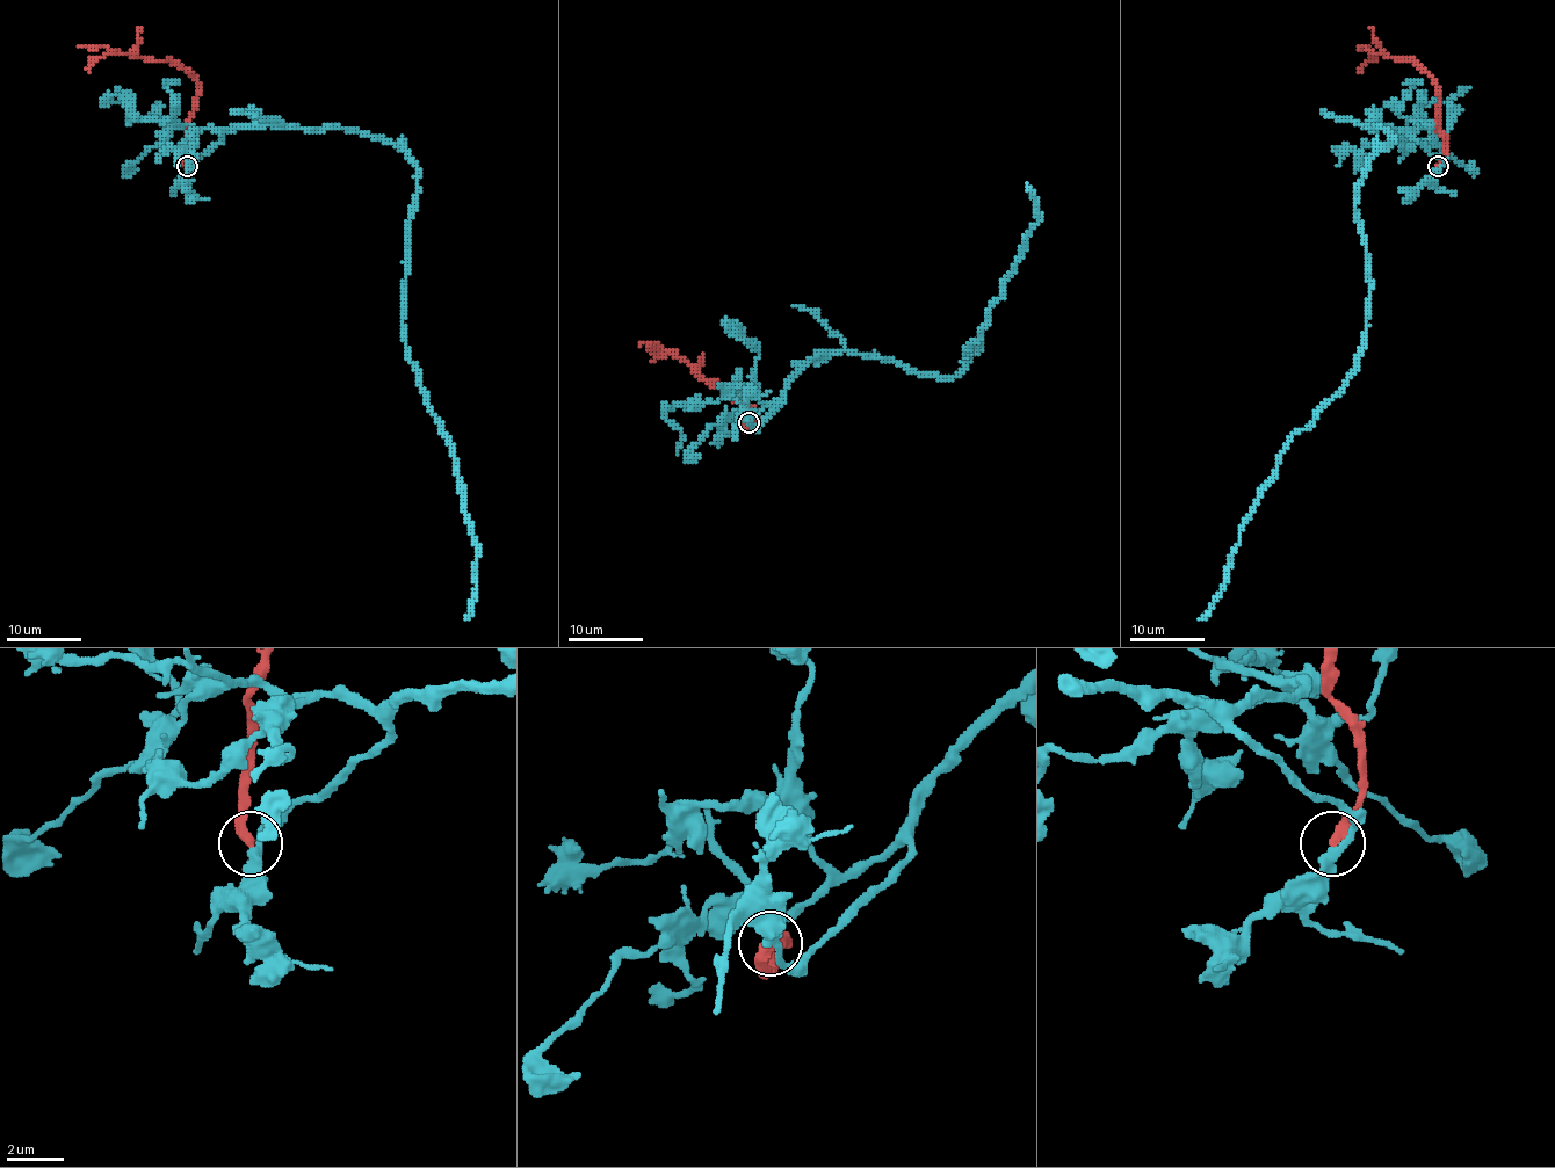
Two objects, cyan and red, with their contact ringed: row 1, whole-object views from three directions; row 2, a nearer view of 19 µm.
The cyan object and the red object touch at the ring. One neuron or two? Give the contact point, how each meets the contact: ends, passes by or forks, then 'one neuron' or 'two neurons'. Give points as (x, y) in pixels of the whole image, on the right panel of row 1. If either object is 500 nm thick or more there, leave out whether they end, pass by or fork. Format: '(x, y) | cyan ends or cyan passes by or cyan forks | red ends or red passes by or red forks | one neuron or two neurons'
(1438, 166) | cyan passes by | red ends | two neurons

